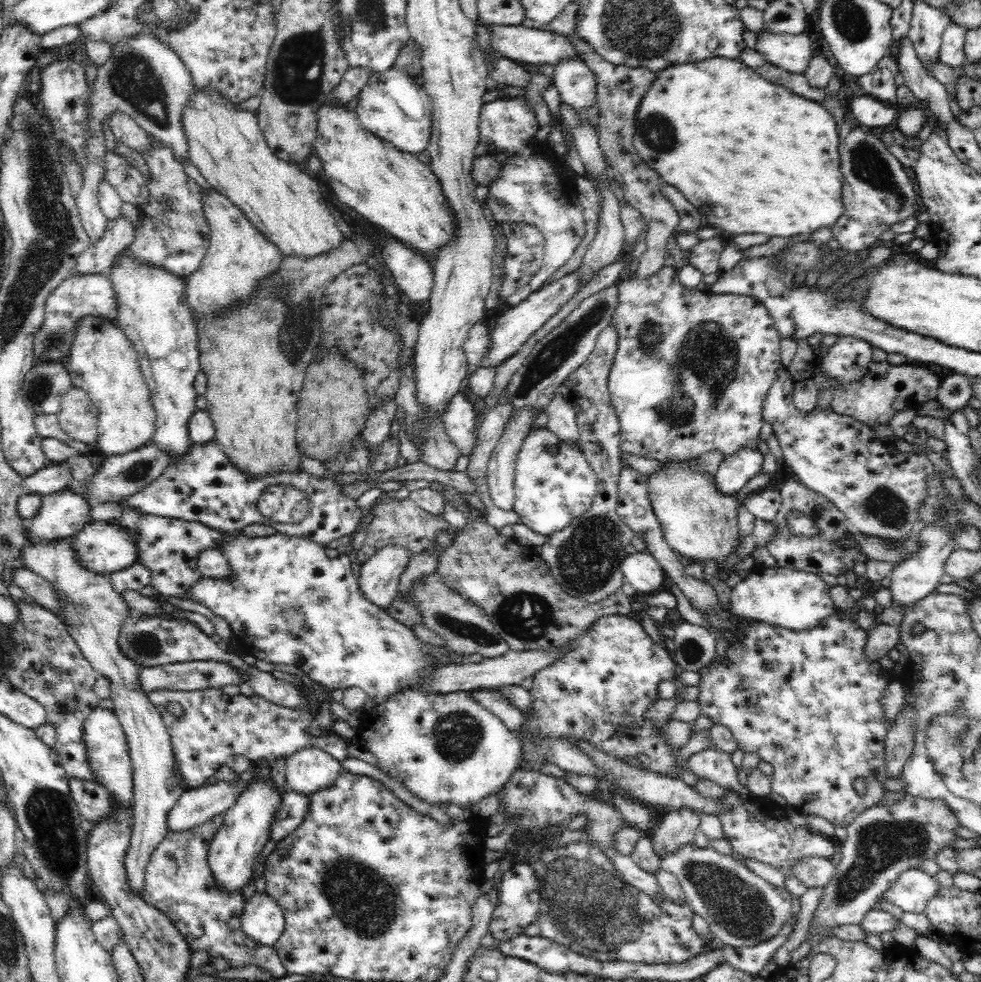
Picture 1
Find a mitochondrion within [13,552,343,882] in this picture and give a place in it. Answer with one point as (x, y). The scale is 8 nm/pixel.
(146, 643)

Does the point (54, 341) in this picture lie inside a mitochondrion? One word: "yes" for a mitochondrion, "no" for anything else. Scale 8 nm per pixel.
yes

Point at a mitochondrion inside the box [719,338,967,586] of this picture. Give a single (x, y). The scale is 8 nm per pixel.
(884, 503)

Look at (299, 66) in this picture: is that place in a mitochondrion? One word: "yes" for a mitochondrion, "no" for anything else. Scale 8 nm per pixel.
yes

